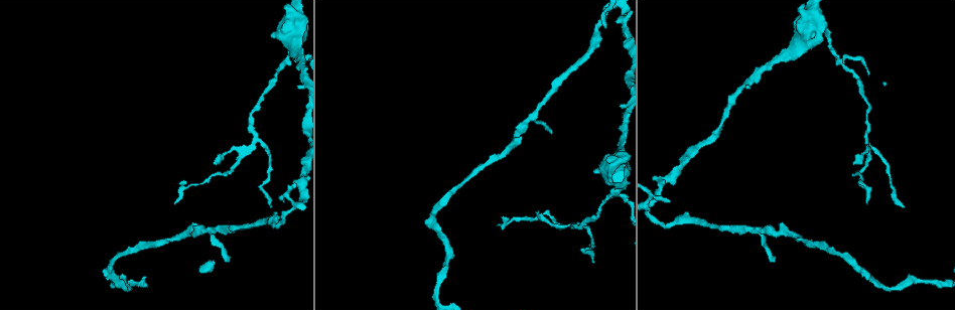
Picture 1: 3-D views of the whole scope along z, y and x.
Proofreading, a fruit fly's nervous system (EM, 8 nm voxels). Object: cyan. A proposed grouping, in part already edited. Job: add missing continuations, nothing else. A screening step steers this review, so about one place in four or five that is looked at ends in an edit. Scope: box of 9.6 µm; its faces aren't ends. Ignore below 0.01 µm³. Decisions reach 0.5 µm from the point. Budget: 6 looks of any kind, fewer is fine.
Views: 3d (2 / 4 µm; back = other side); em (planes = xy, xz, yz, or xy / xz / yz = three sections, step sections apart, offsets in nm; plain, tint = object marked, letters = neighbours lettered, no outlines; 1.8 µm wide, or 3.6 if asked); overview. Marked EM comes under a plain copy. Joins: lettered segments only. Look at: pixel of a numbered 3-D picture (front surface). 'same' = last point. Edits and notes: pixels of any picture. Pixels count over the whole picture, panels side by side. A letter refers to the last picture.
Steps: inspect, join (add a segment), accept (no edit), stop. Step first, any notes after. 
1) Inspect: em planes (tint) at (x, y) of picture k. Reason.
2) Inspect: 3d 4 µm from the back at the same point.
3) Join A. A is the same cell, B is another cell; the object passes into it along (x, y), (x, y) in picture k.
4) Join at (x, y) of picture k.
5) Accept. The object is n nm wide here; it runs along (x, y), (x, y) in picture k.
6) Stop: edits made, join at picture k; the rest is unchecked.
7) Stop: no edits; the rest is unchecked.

Inspect: em planes (letters) at (854, 164) of picture 1. Free end.

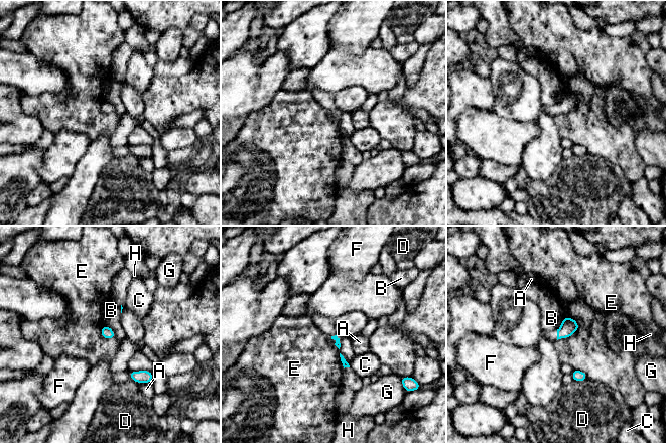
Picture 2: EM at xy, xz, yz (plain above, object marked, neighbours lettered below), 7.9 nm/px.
Accept. A, B, C, D, E, F, G and H are other cells; none of them fits.

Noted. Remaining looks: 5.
Inspect: em planes (tint) at (904, 205) of picture 1. Tapers out.

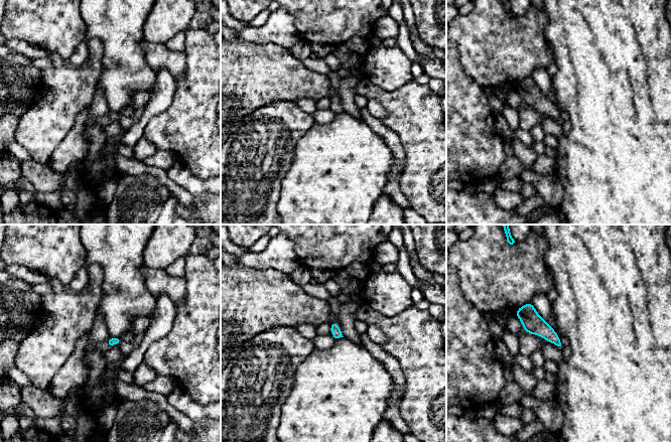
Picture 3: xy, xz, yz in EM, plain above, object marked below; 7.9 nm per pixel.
Inspect: em planes (letters) at the same point.

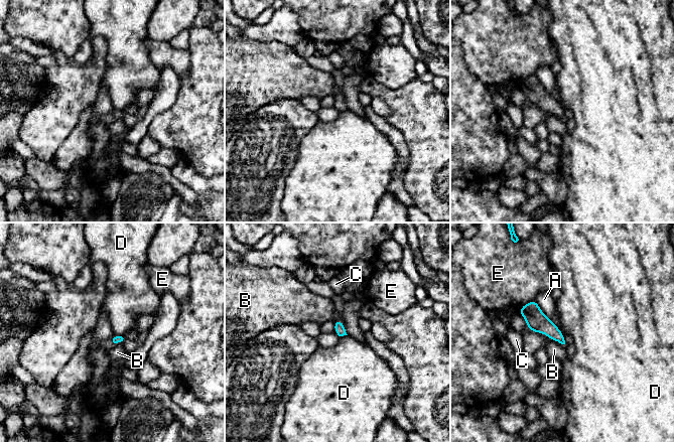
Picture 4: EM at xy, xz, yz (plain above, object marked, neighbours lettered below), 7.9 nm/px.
Accept. The object is 70 nm wide here; A, B, C, D and E are other cells; a border runs along (114, 334), (120, 335), (123, 338) in picture 4; no lettered segment goes on from it.

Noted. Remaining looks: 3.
Inspect: 3d 2 µm at (837, 57) of picture 1.

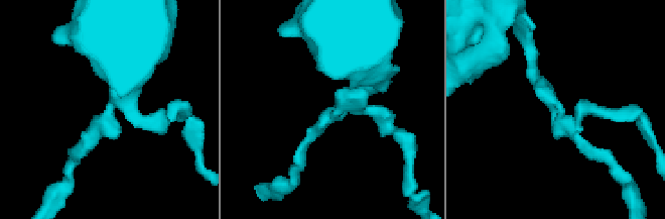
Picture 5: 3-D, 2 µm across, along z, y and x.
Inspect: em planes (tint) at (549, 101) of picture 5.

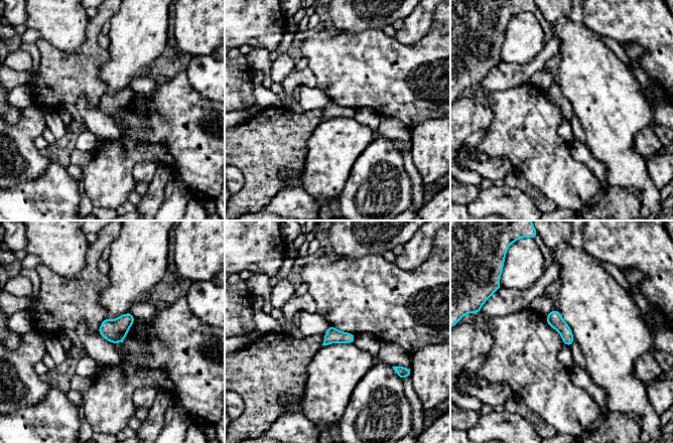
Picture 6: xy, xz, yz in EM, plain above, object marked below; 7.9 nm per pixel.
Inspect: em planes (letters) at the same point. See the neighbours.

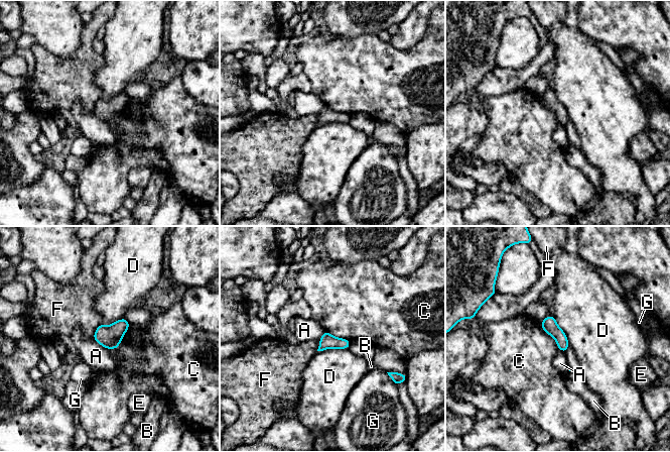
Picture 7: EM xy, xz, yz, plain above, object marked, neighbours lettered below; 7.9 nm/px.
Accept. The object is 120 nm wide here; A, B, C, D, E, F and G are other cells; a border runs along (130, 324), (119, 346), (108, 350) in picture 7; none of them fits.

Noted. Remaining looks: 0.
Stop: no edits; the rest is unchecked.

